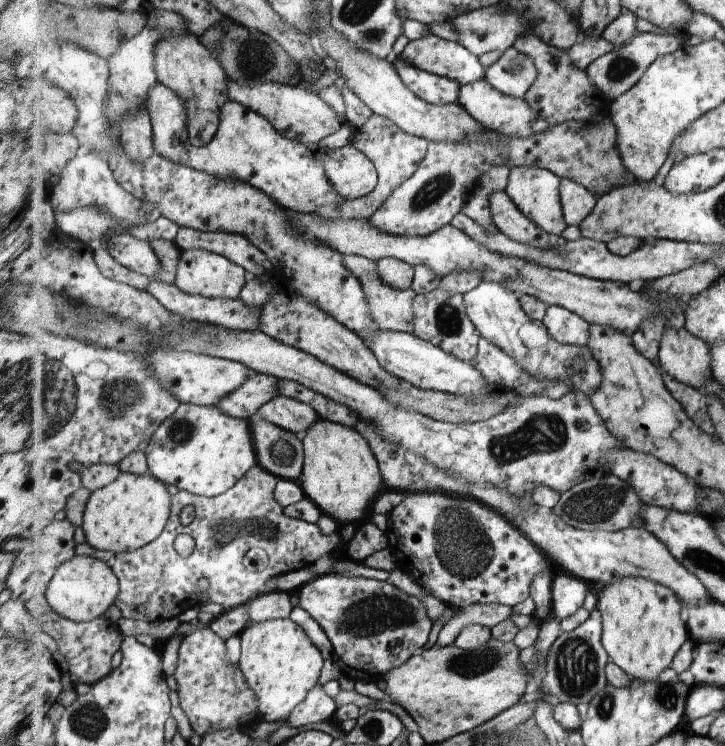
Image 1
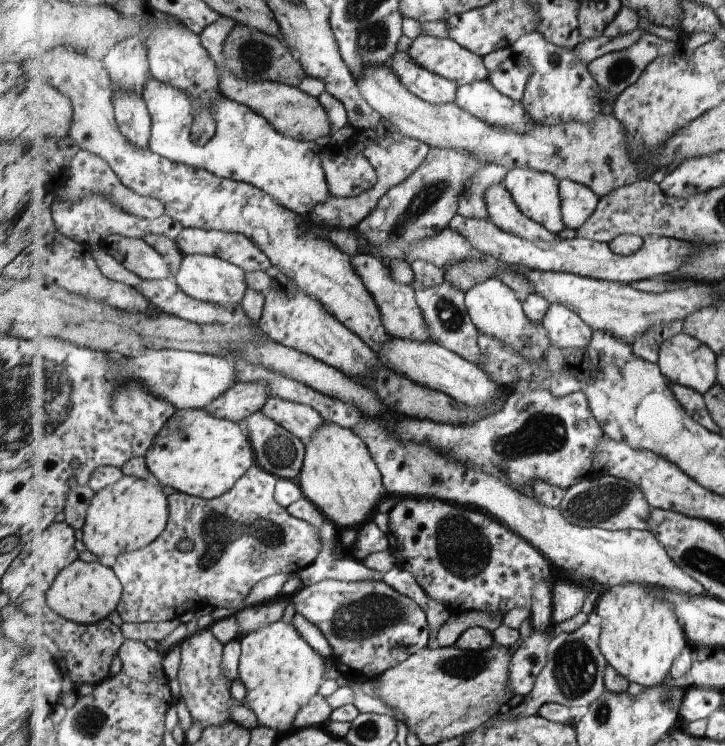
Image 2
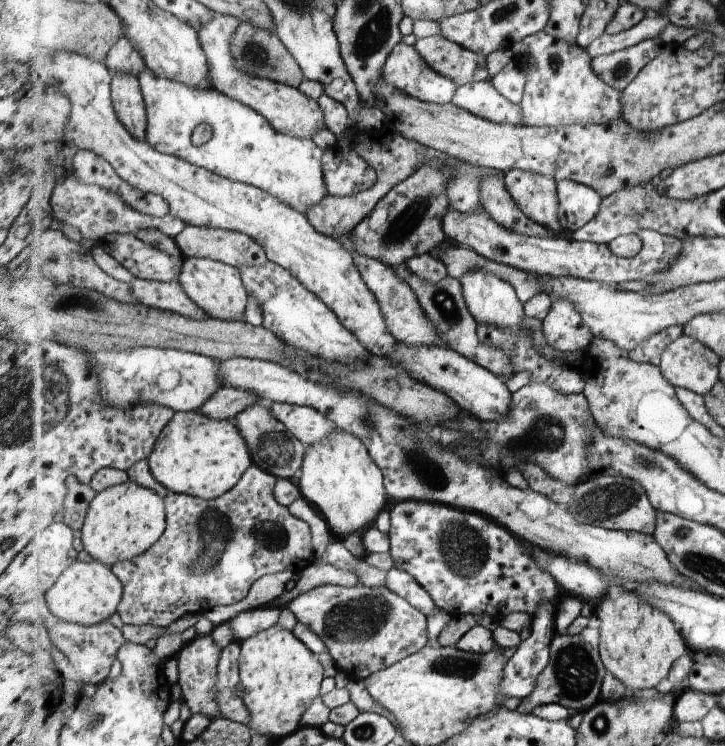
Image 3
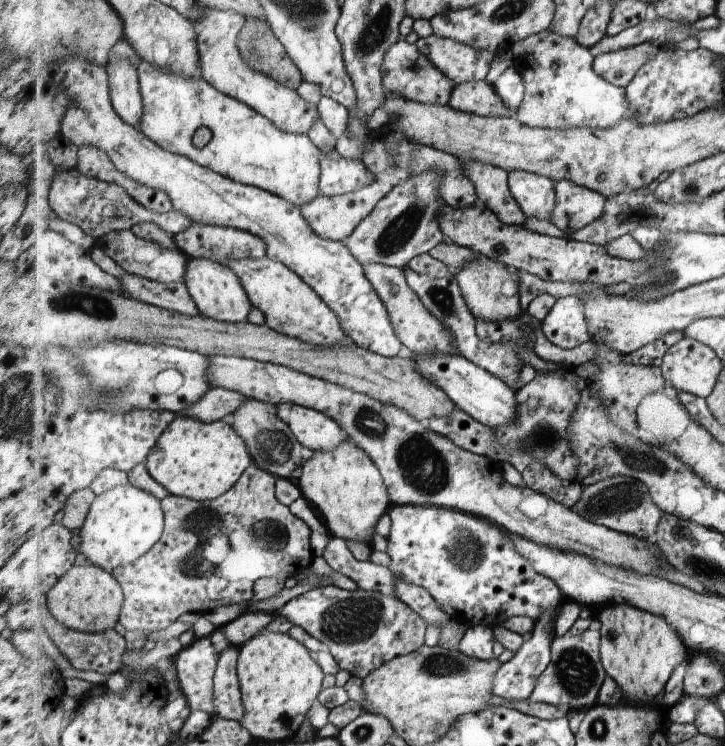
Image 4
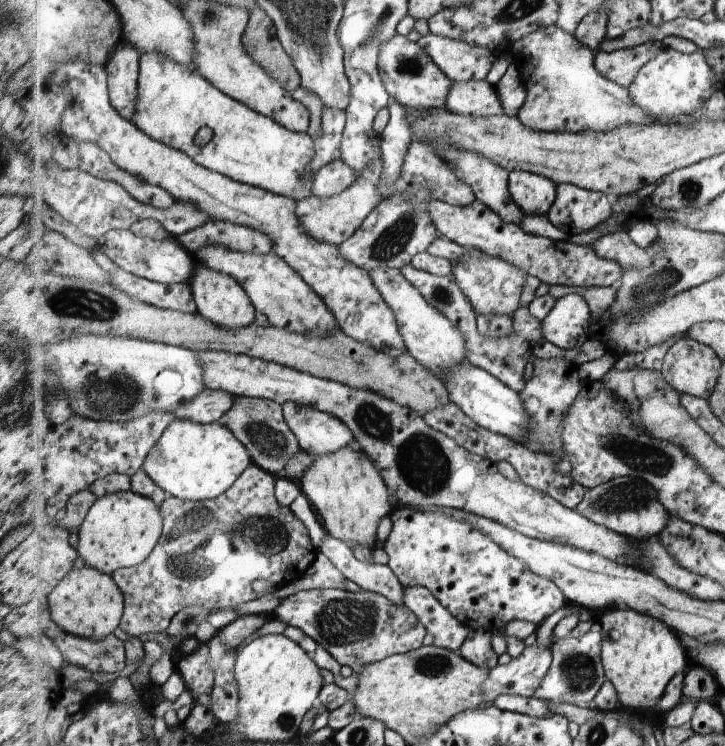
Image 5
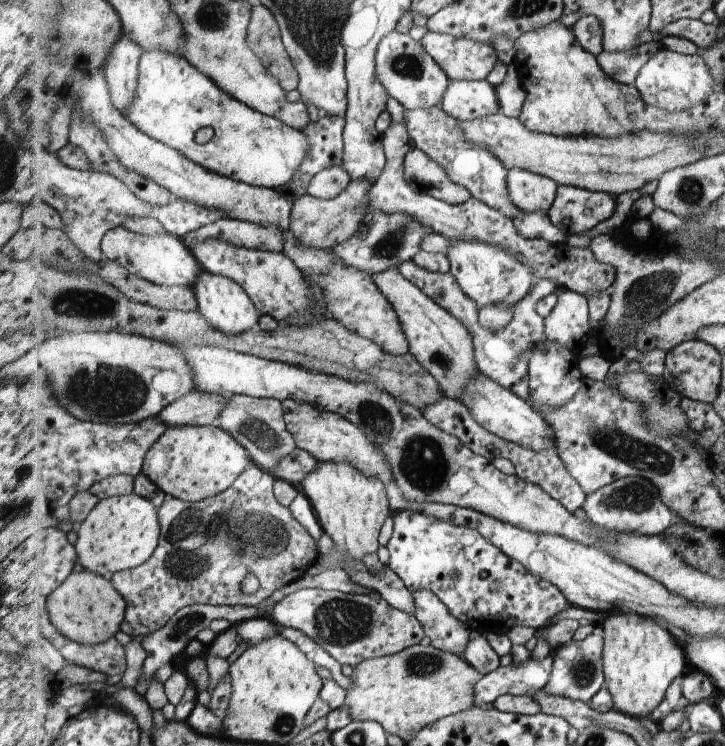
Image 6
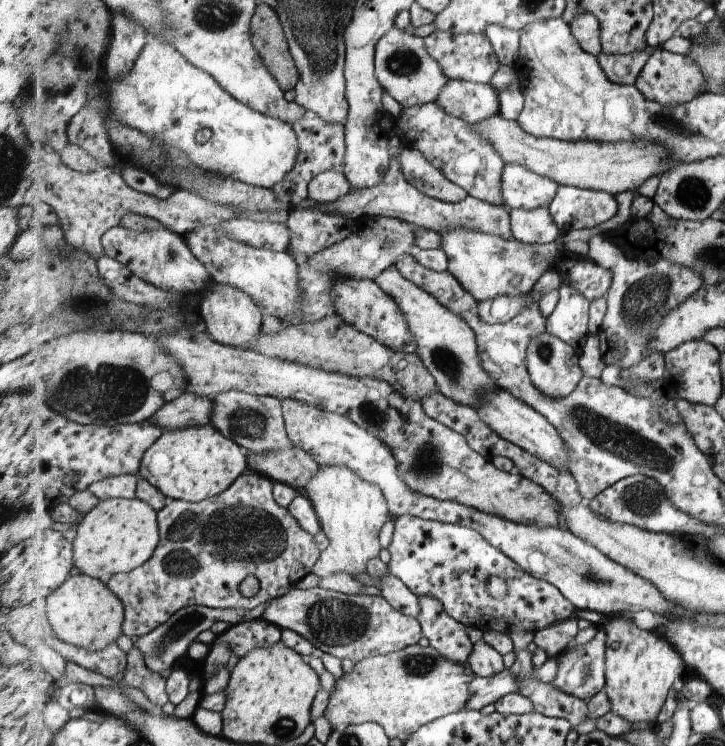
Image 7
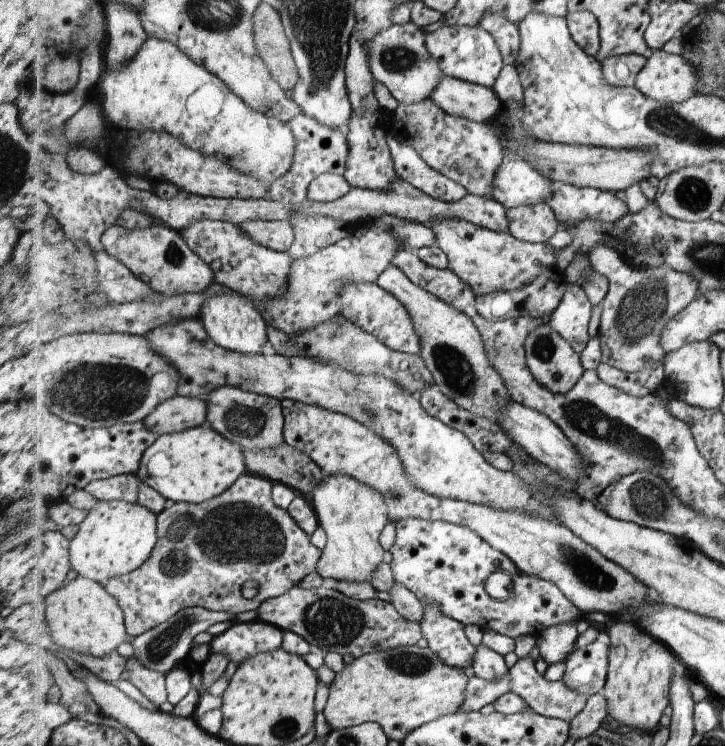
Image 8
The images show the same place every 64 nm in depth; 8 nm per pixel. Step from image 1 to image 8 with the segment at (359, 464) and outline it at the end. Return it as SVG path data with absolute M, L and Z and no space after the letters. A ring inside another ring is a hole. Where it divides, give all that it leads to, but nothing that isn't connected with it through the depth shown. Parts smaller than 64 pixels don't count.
M335 474L325 477L315 488L310 501L320 526L328 535L328 544L322 551L316 572L323 579L372 583L373 572L386 558L380 537L389 520L381 494L349 474Z

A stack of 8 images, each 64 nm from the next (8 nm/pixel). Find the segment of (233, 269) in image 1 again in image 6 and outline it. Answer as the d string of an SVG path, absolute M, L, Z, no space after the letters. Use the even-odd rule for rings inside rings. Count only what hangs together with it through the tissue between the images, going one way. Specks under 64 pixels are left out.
M203 270L193 290L196 293L198 311L218 331L235 336L258 327L258 322L262 316L260 310L253 302L252 297L249 296L249 293L229 277Z

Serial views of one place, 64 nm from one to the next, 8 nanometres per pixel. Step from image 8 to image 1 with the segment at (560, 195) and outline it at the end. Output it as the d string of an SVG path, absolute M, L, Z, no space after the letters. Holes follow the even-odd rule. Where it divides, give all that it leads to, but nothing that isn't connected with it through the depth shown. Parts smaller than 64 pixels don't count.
M562 179L560 195L565 213L565 220L569 225L580 226L596 209L598 197L584 184L571 179Z

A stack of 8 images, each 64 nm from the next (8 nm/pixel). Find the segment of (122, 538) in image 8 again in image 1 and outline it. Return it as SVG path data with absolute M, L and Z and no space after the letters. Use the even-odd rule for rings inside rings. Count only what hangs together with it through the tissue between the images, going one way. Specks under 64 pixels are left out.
M121 472L111 484L92 491L80 536L92 550L110 550L115 554L139 550L164 531L172 515L174 495L174 489L152 473Z

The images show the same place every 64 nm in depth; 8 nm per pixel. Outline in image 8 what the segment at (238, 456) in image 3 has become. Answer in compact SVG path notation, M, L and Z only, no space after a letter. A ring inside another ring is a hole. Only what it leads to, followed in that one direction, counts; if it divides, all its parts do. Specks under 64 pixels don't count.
M206 421L202 426L185 430L179 434L165 434L157 438L157 442L145 452L141 462L140 472L137 474L142 484L147 484L161 492L170 503L185 502L201 504L217 496L221 496L240 477L249 472L249 466L245 464L243 448L237 443L229 441L222 436L213 426Z

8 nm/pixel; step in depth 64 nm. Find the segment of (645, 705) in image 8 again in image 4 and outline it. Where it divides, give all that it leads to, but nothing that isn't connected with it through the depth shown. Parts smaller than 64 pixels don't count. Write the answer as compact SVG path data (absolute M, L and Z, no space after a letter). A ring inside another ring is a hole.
M617 601L599 609L596 617L602 622L600 655L603 666L619 684L628 704L651 704L653 697L668 683L674 668L686 657L692 657L677 629L657 613Z

